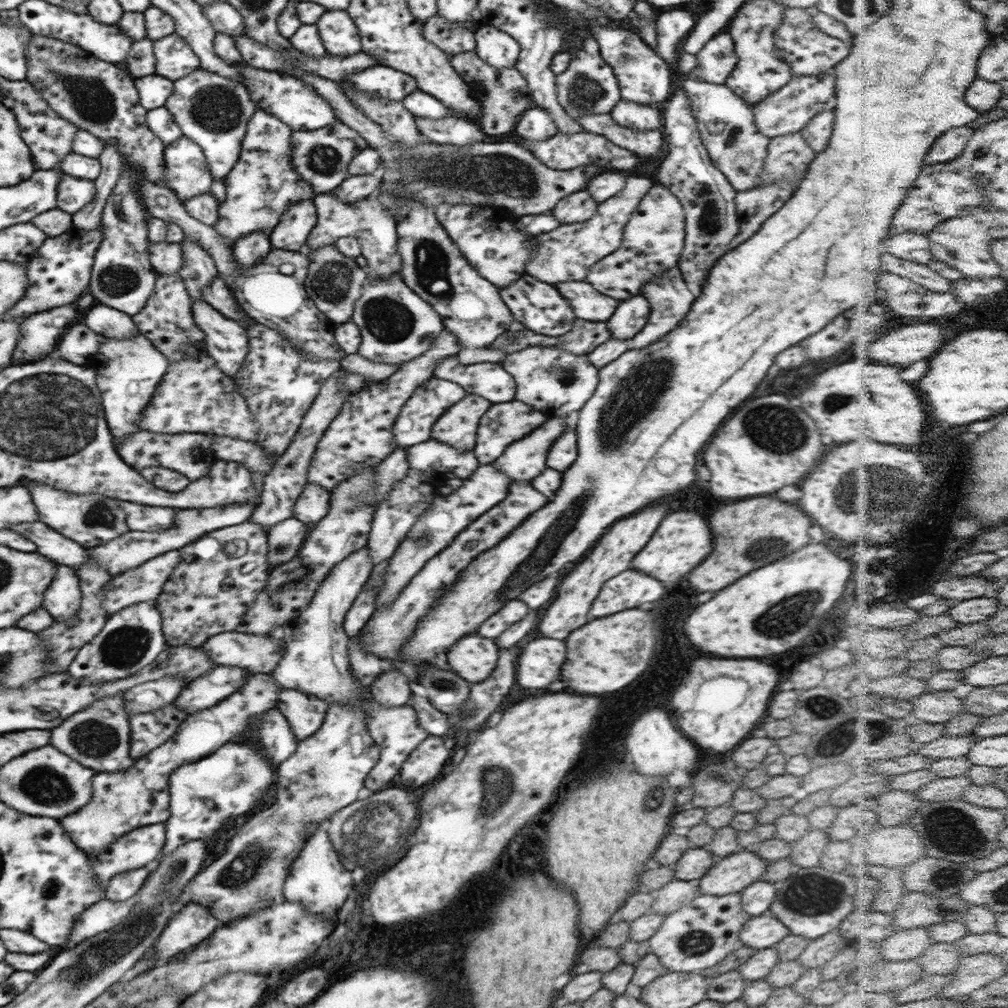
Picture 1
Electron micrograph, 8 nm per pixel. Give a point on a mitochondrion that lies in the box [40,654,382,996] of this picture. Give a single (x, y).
(99, 956)

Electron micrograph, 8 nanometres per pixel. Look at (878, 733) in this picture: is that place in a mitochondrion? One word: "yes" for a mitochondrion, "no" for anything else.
yes

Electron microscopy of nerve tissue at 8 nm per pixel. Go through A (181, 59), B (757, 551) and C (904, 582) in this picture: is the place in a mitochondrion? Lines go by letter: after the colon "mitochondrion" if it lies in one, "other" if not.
A: other
B: mitochondrion
C: other

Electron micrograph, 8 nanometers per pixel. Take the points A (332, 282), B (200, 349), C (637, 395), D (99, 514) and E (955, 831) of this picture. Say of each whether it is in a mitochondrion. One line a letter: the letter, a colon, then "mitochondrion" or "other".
A: mitochondrion
B: other
C: mitochondrion
D: mitochondrion
E: mitochondrion

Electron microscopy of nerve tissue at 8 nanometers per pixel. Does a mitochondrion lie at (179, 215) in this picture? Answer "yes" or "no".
no

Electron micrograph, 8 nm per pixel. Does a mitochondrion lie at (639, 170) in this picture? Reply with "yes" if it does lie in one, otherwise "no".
no

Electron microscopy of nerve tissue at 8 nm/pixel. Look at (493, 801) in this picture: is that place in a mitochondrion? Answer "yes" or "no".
yes

